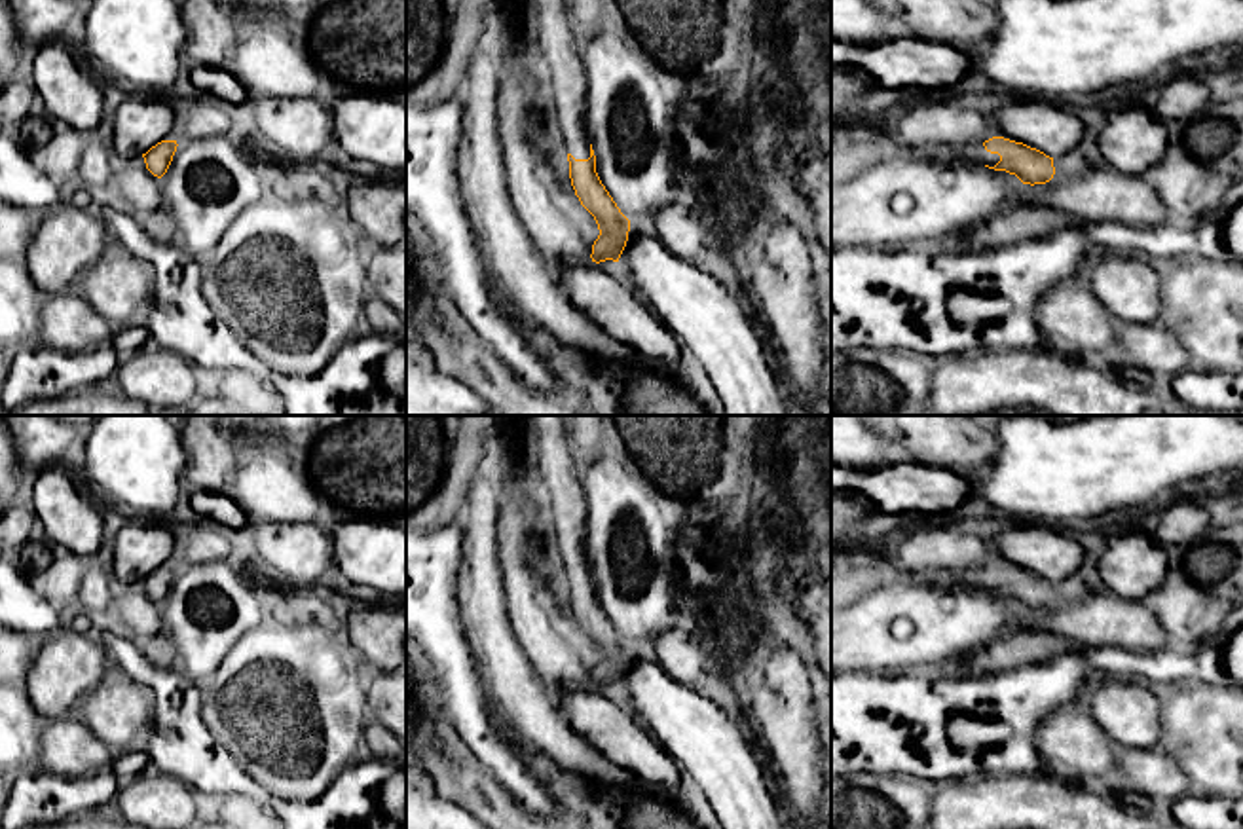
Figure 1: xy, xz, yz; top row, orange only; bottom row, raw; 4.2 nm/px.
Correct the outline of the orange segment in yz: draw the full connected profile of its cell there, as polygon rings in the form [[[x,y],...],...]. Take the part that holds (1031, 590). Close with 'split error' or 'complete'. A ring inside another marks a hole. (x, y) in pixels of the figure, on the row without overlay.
[[[993,562],[985,567],[972,567],[953,573],[956,580],[974,584],[994,596],[1015,599],[1023,609],[1046,609],[1053,603],[1053,582],[1004,562]]]; split error

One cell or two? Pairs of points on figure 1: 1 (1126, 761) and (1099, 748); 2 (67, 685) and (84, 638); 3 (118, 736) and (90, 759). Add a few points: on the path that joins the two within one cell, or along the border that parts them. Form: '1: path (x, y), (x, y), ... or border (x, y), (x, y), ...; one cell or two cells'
1: border (1116, 755), (1120, 769); two cells
2: path (67, 674), (80, 649); one cell
3: border (86, 725), (112, 750); two cells

